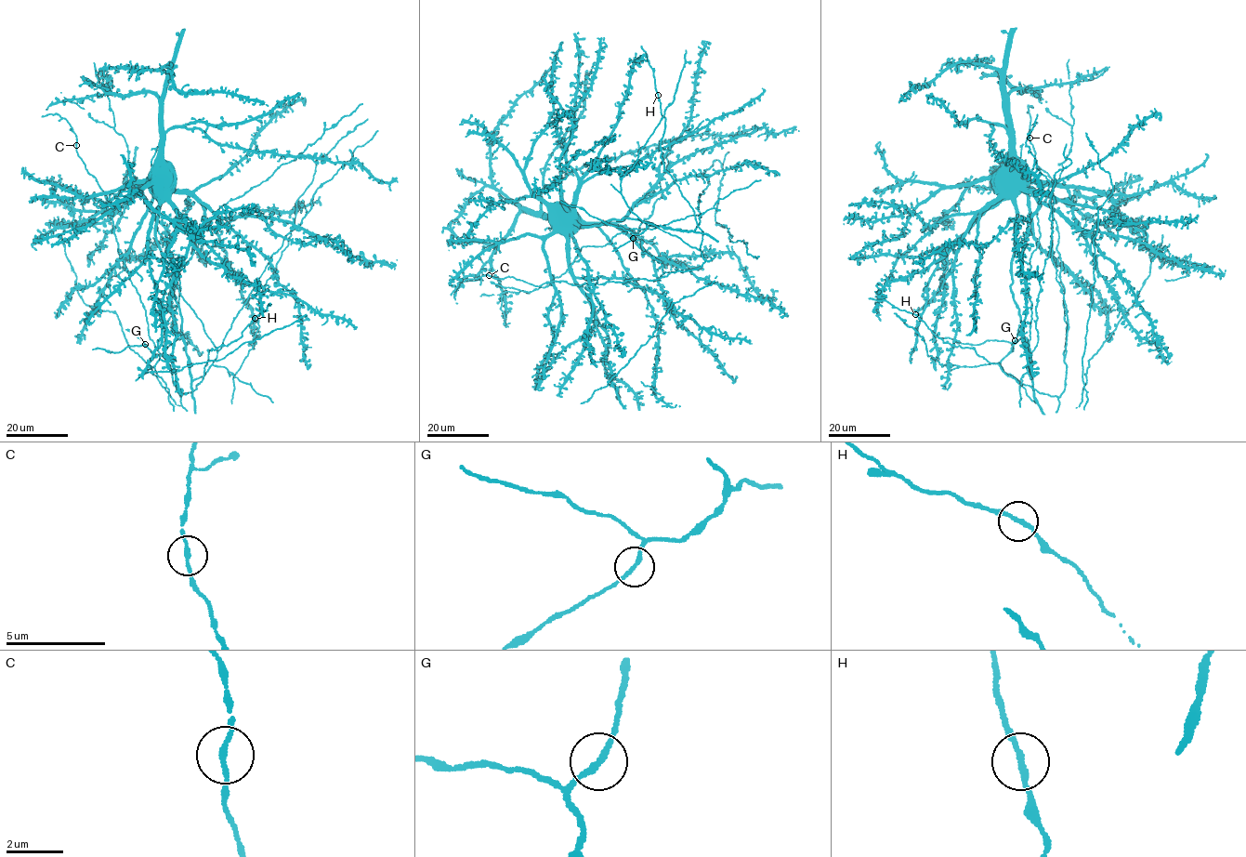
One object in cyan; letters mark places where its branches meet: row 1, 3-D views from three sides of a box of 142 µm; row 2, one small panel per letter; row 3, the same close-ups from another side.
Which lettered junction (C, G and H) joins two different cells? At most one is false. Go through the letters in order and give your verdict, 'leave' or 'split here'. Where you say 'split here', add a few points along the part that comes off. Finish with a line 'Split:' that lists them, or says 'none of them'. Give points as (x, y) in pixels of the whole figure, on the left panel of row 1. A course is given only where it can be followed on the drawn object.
C: leave
G: leave
H: leave
Split: none of them

